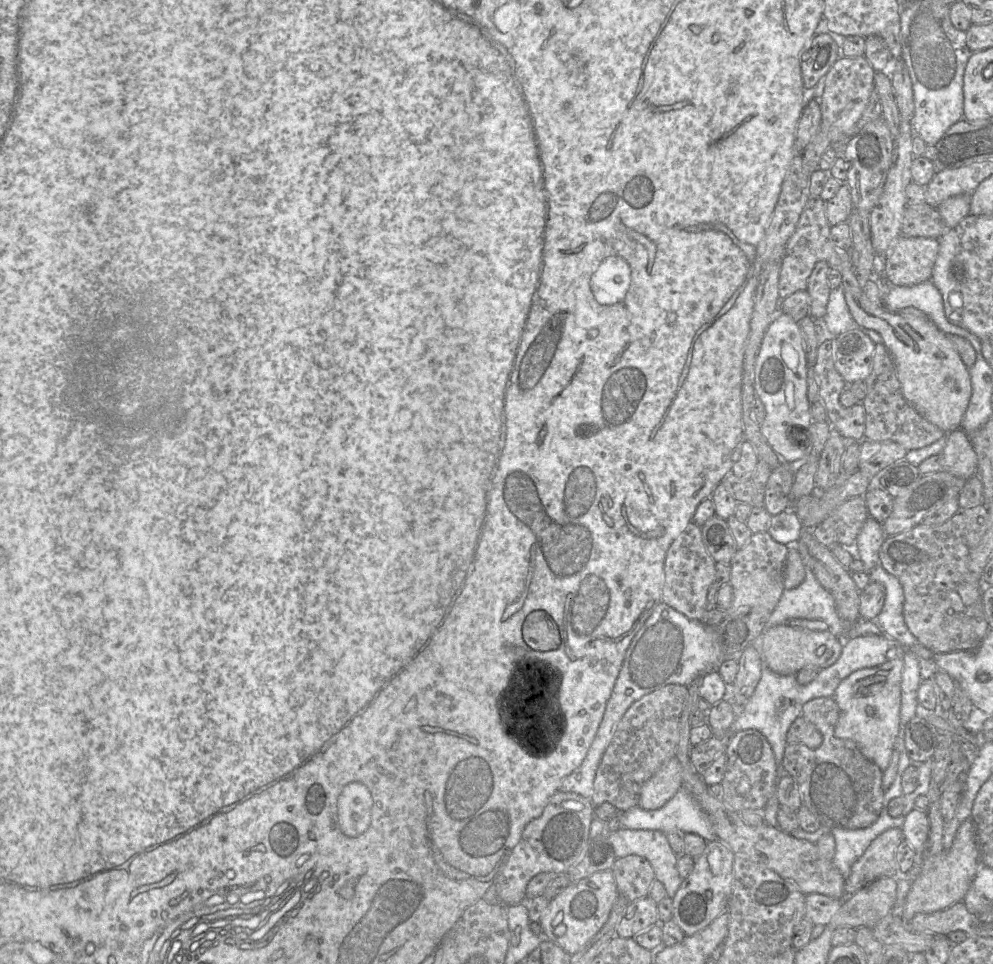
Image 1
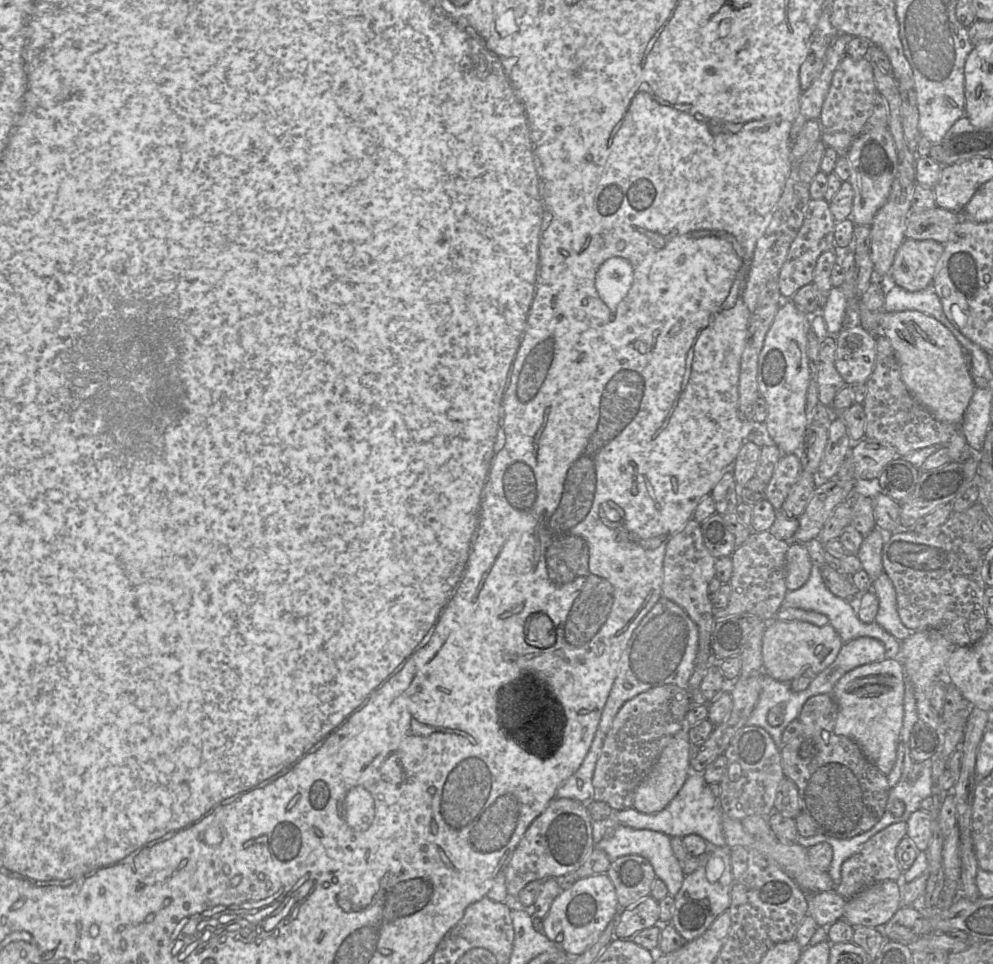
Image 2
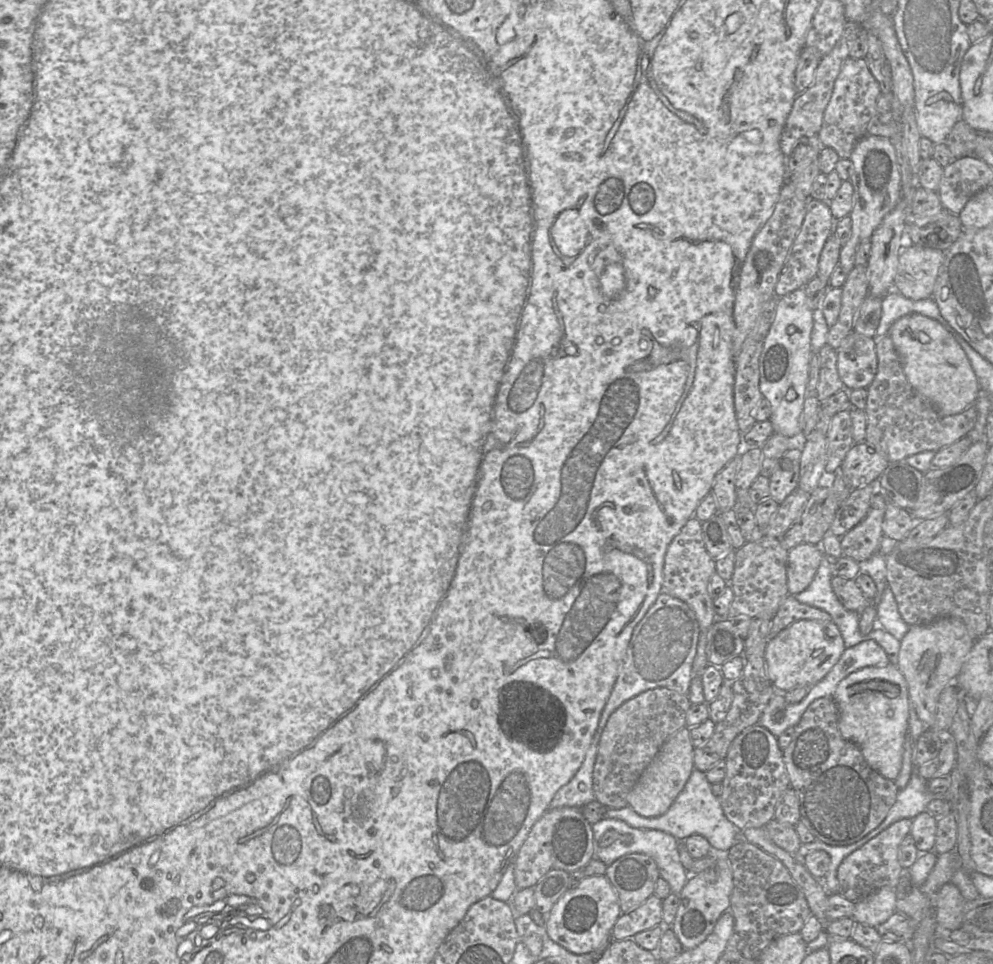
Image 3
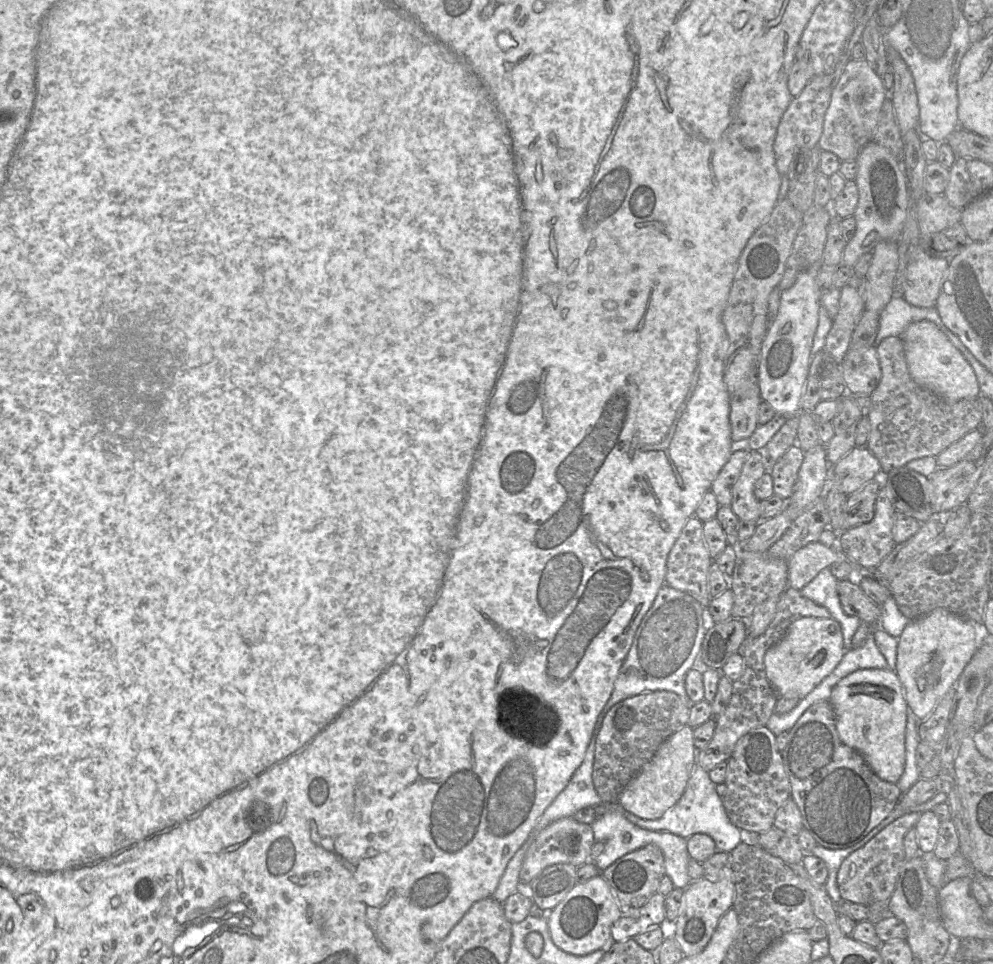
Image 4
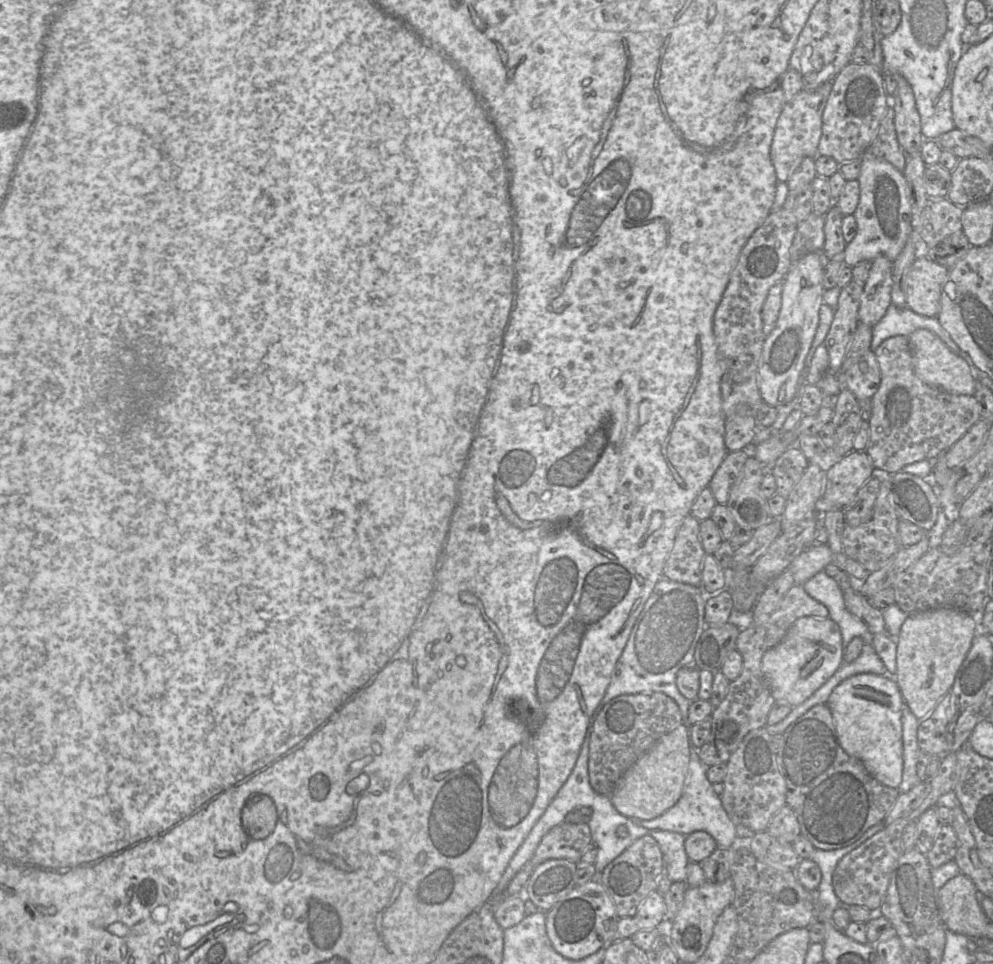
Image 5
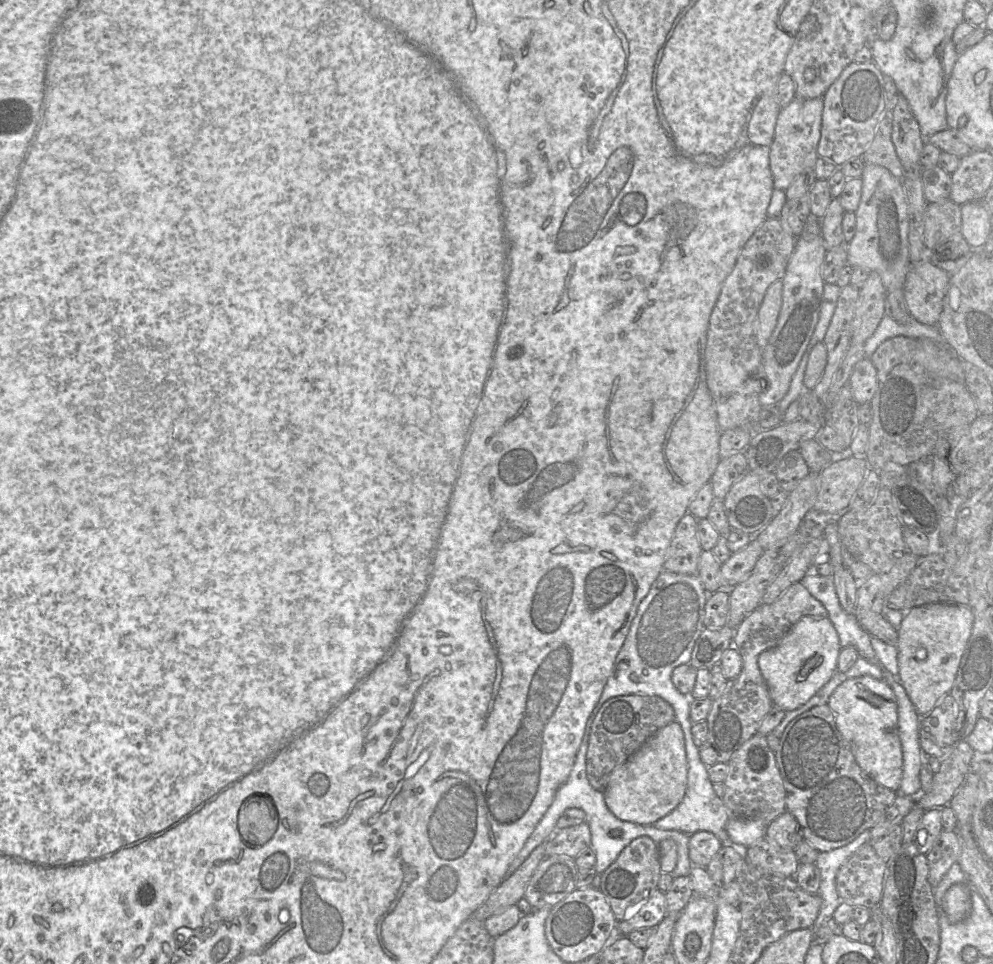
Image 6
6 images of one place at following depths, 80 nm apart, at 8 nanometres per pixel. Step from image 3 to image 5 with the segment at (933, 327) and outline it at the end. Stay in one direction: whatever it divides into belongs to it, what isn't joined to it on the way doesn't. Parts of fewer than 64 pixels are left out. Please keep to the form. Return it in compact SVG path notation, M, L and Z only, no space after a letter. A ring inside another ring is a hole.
M917 329L908 336L908 340L914 371L921 381L954 395L974 396L976 379L967 362L954 354L937 335L927 329Z

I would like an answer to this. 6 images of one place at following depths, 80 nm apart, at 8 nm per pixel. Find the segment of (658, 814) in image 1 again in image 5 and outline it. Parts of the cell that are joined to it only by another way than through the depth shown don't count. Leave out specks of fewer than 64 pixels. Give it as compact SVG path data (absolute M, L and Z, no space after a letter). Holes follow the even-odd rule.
M690 745L690 761L684 780L682 794L676 804L659 817L652 820L633 820L639 826L649 830L666 830L687 836L695 831L705 831L716 841L719 849L733 849L735 845L736 825L730 820L718 796L706 776L707 767L698 755L698 749Z

